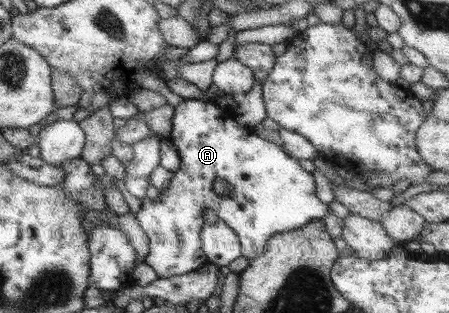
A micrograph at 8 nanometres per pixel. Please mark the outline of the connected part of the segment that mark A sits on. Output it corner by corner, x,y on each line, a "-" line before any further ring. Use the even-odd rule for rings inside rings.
184,99
175,107
169,138
180,156
179,170
172,172
173,177
169,186
162,189
158,198
143,198
141,210
135,214
150,244
146,264
152,266
158,278
186,274
208,263
200,238
200,229
204,225
204,208
214,210
220,220
234,229
240,241
242,256
248,260
262,255
268,249
266,241
273,234
302,228
308,222
320,220
328,214
328,205
316,196
316,182
311,172
304,170
299,162
291,158
278,144
269,142
253,130
240,126
233,112
221,108
215,102
-
218,178
228,182
232,188
230,195
218,195
213,189
214,180

